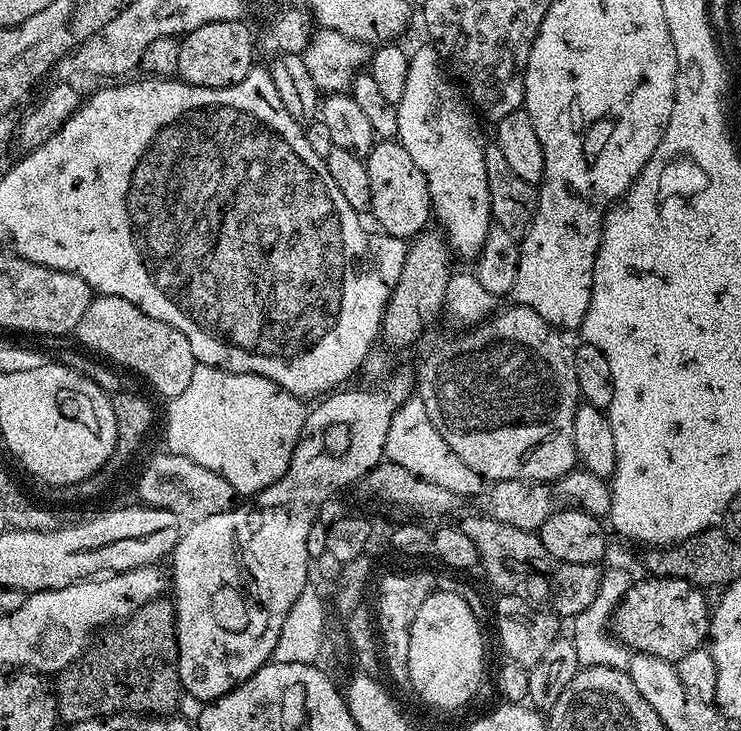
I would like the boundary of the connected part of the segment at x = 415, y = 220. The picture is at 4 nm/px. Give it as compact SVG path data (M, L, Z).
M399 139L377 142L372 147L372 153L366 157L366 163L370 174L370 216L380 223L379 231L403 241L425 231L433 219L430 190L422 170L418 170L414 158L406 154Z

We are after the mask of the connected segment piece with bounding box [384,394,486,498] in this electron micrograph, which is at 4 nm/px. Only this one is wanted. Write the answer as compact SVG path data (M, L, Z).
M419 395L409 396L408 401L394 414L384 451L387 463L402 466L410 470L410 474L426 478L426 482L434 482L434 486L446 486L446 490L454 490L454 494L459 496L475 498L486 487L486 481L474 474L474 470L470 470L470 466L466 466L466 462L462 462L450 446L446 446L446 438L434 430L434 422L430 422L430 414L426 414L426 406Z

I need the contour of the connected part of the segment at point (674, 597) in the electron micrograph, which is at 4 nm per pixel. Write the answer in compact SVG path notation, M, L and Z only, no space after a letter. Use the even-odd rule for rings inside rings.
M637 579L621 598L610 628L616 640L633 653L645 652L663 660L678 661L708 640L710 603L703 591L685 580Z

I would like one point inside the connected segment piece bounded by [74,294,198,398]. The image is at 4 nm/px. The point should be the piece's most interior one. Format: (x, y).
(114, 328)

